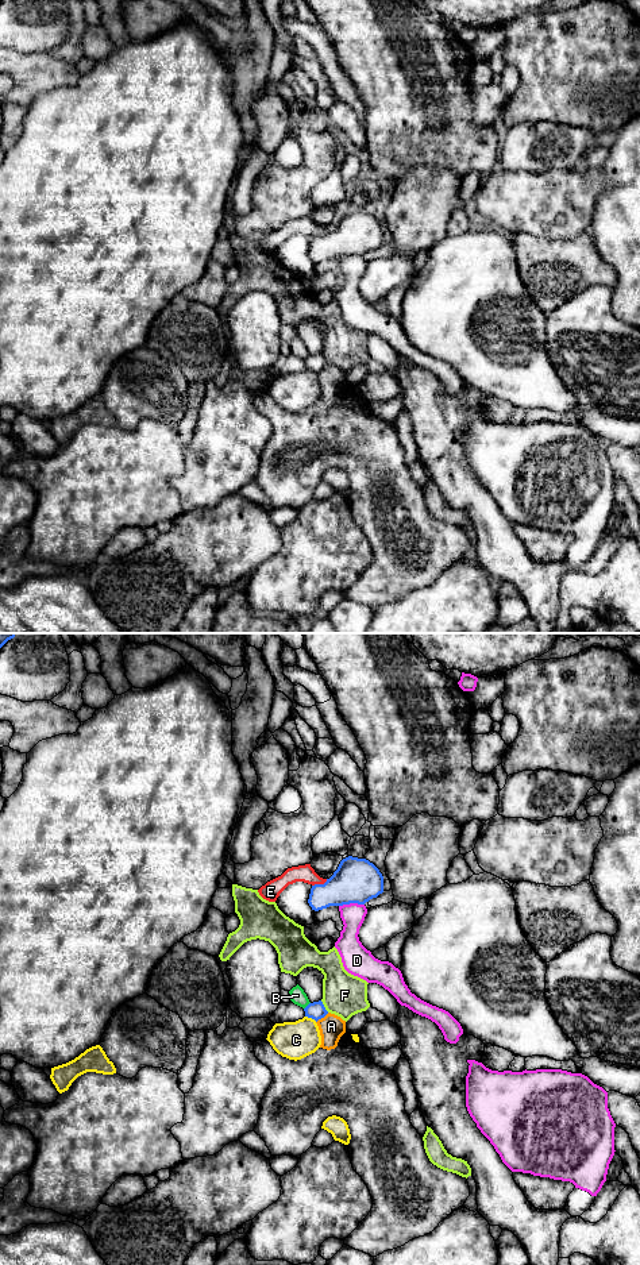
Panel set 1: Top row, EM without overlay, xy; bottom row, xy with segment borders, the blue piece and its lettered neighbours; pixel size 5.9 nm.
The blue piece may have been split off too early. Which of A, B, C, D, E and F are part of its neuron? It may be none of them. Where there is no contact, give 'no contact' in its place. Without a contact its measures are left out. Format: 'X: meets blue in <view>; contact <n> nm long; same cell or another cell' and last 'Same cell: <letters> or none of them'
A: meets blue in xy; contact 100 nm long; another cell
B: meets blue in xy; contact 60 nm long; another cell
C: meets blue in xy; contact 80 nm long; another cell
D: meets blue in xy; contact 150 nm long; another cell
E: meets blue in xy; contact 100 nm long; another cell
F: meets blue in xy; contact 90 nm long; another cell
Same cell: none of them

